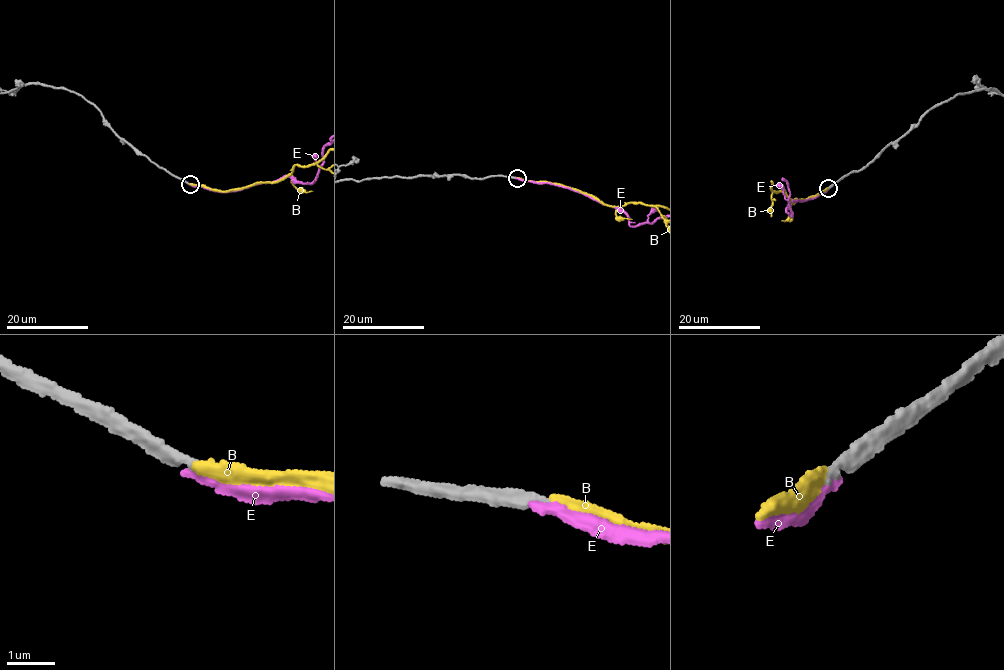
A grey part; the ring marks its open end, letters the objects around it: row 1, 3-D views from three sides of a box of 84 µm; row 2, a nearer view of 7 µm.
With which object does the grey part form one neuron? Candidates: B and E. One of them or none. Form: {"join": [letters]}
{"join": ["E"]}

